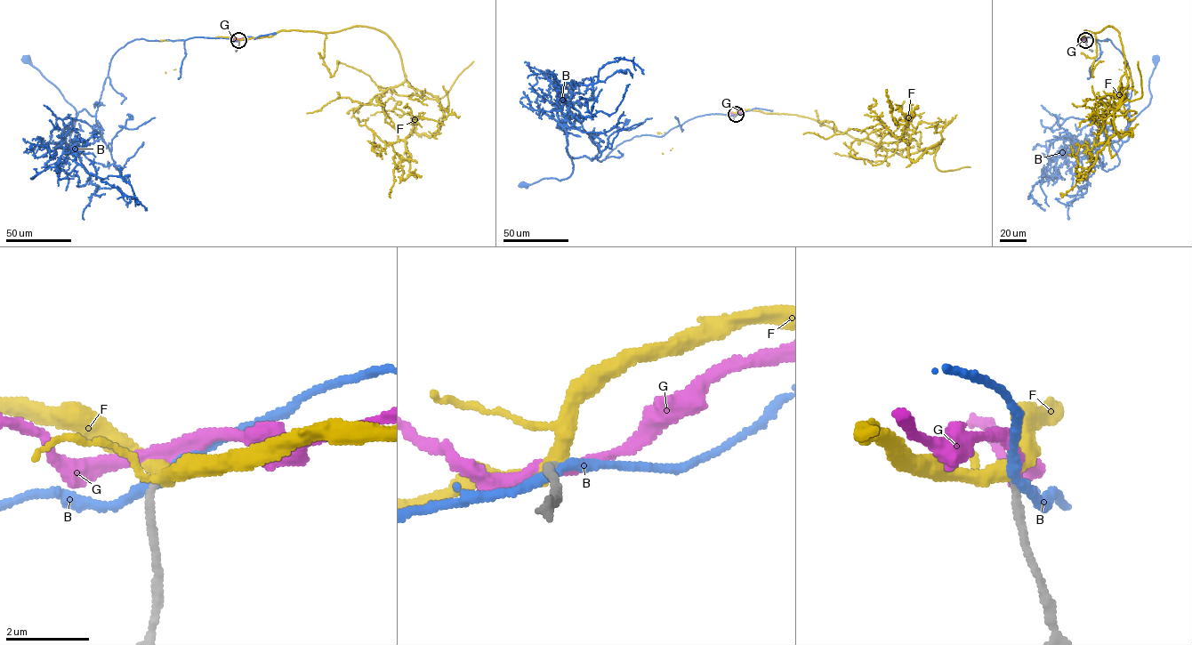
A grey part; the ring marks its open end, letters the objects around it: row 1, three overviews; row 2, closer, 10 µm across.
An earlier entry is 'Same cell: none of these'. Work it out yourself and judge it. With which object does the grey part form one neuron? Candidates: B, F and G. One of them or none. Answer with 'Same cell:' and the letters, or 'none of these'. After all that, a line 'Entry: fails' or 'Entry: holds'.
Same cell: G
Entry: fails

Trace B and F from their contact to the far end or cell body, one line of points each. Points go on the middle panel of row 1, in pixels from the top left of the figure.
B: (736, 114), (698, 116), (660, 137), (636, 136), (601, 161), (570, 157), (573, 170), (568, 177), (522, 184)
F: (736, 114), (804, 116), (903, 157), (936, 150), (940, 142), (908, 157), (907, 125), (895, 123), (886, 89)

